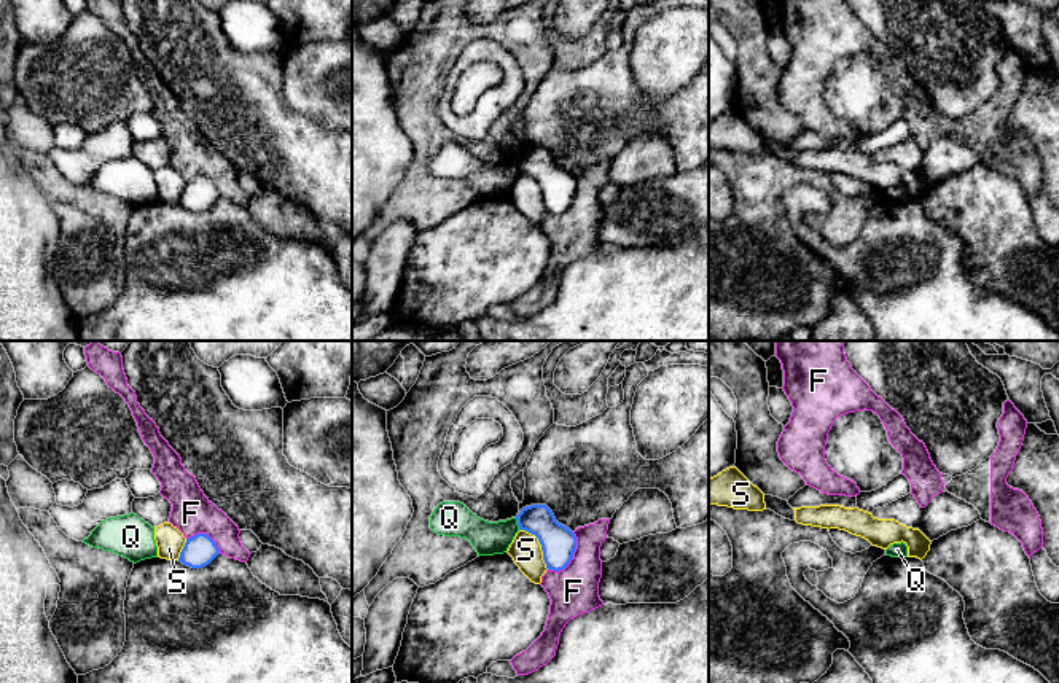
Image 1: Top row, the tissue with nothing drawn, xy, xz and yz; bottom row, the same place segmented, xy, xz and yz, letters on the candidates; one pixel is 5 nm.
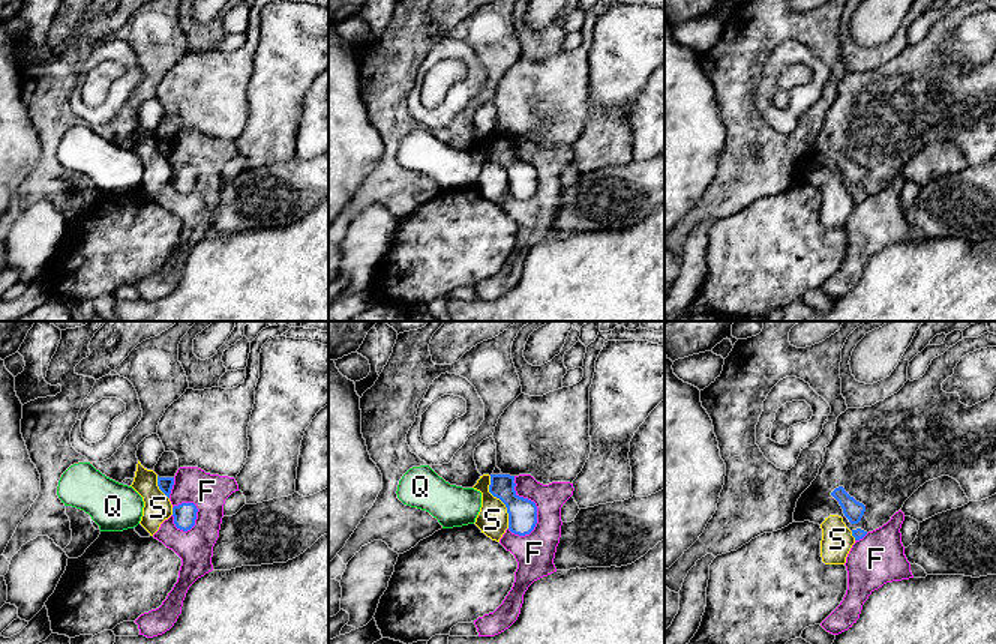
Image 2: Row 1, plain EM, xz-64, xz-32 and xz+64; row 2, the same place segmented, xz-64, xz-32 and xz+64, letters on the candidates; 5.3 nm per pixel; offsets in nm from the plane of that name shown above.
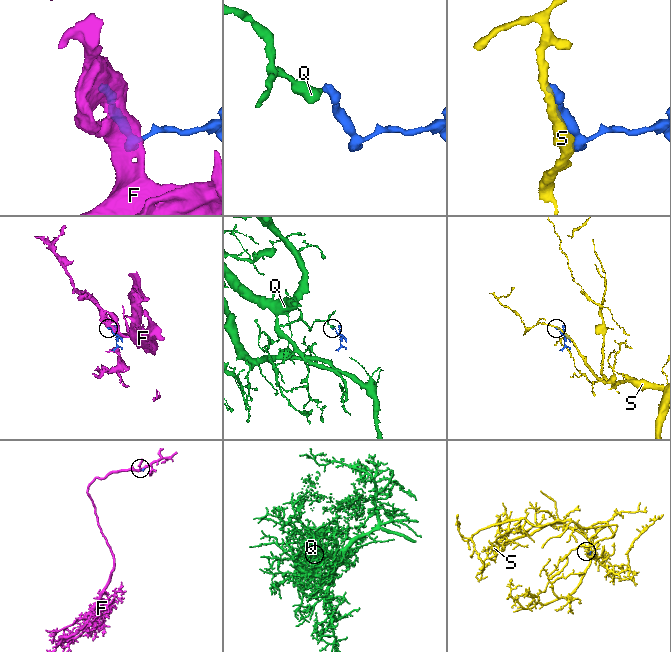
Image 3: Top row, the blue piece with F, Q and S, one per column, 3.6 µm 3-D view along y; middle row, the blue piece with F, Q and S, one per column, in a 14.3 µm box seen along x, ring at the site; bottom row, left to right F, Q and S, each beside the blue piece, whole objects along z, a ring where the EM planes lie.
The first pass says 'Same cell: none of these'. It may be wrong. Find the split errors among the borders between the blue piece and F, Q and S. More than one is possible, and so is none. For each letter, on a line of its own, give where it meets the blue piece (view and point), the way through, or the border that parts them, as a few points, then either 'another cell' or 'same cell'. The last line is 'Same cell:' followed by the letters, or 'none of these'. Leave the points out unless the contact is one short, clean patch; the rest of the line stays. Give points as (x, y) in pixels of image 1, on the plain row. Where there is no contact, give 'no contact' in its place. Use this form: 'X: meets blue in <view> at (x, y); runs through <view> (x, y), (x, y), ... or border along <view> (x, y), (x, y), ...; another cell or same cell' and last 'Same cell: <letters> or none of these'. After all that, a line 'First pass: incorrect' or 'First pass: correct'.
F: meets blue in xz at (572, 201); another cell
Q: meets blue in xz at (518, 167); border along xz (515, 161), (519, 172); another cell
S: meets blue in xz at (540, 187); another cell
Same cell: none of these
First pass: correct

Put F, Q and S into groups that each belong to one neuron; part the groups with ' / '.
F / Q / S

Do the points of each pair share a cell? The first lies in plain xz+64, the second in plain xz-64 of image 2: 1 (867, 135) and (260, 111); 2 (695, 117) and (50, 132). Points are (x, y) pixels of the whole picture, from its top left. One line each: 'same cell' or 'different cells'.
1: different cells
2: different cells

